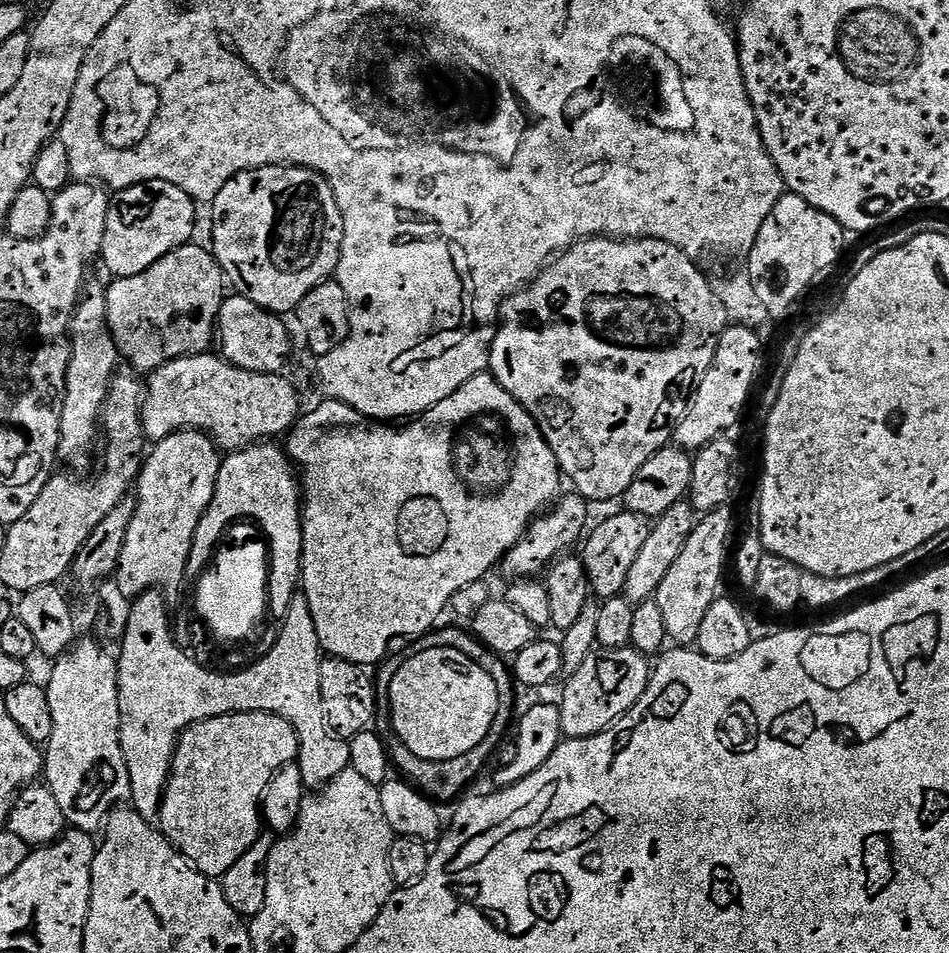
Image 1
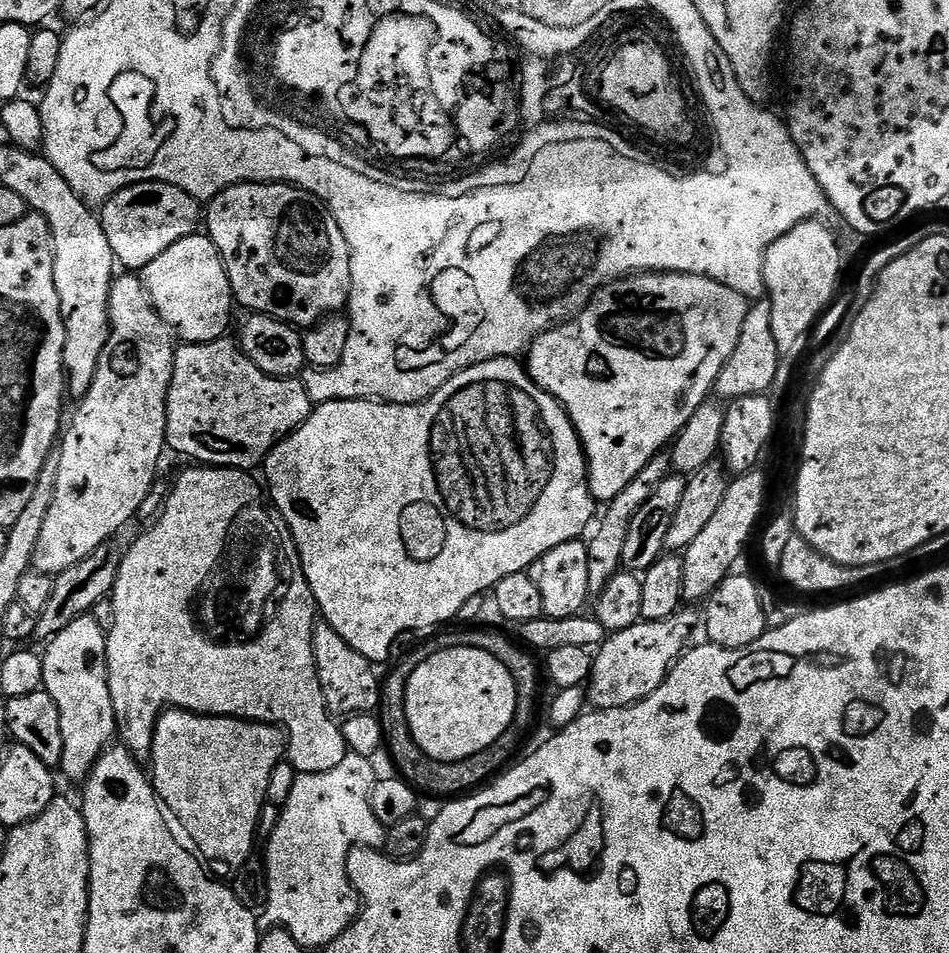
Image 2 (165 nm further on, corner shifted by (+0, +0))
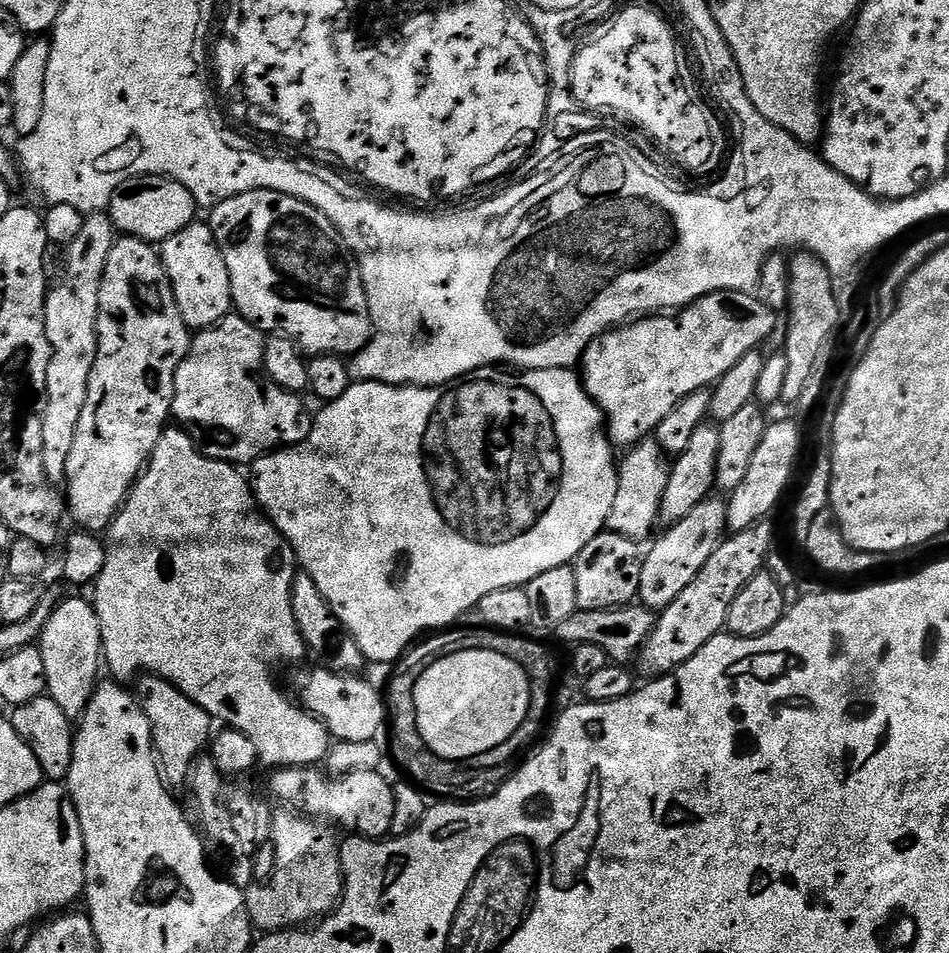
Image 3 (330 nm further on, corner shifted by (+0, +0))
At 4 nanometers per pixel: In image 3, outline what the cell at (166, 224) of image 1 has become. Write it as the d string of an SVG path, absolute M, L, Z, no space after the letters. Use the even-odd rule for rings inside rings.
M139 176L118 186L106 211L117 233L149 242L163 242L197 219L198 205L186 186L167 176Z

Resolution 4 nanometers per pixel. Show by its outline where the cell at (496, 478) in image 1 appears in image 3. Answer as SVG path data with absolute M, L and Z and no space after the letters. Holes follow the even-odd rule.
M489 366L467 372L466 375L458 377L457 380L452 380L449 384L435 386L401 386L399 384L379 384L376 380L362 380L352 382L340 398L327 401L322 408L324 409L320 413L315 413L312 429L308 431L308 437L301 444L281 447L279 450L270 451L252 461L250 465L252 495L255 496L260 511L272 521L275 528L288 540L288 545L296 555L299 571L310 574L310 578L314 578L318 590L322 590L322 598L326 598L326 602L330 606L330 610L334 610L338 622L342 622L342 626L346 626L350 638L354 638L354 642L358 642L358 650L362 650L365 661L372 663L373 660L374 663L385 664L385 666L395 664L405 652L409 651L413 641L431 633L433 630L444 630L455 625L459 621L456 619L459 616L466 615L471 608L473 611L479 605L480 600L486 598L486 594L494 594L494 590L502 590L503 588L526 586L531 580L538 578L538 574L546 574L546 570L554 570L563 564L571 565L575 561L576 555L582 550L582 546L586 546L586 542L590 542L599 532L607 529L610 510L614 510L614 497L618 495L618 478L616 477L618 456L612 453L614 445L609 440L607 431L605 431L606 421L603 410L589 398L581 377L571 368L505 370L500 366Z

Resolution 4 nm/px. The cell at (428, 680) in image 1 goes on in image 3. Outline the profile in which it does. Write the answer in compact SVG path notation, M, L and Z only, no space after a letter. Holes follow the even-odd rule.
M462 650L461 652L445 652L443 656L438 657L435 662L422 674L422 678L418 678L418 686L414 686L414 706L418 710L418 730L422 734L422 738L426 742L426 746L430 746L430 750L434 754L438 754L447 760L455 760L457 762L467 762L476 754L483 754L492 751L496 747L506 742L511 735L514 734L523 720L527 716L528 707L531 704L532 683L528 680L526 670L522 670L522 666L518 666L518 662L514 662L510 658L506 658L506 654L498 654L494 650Z

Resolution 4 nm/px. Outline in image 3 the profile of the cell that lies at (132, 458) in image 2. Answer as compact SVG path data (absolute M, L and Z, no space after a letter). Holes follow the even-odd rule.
M121 235L110 250L110 258L106 258L106 270L102 274L102 290L98 294L98 354L94 362L94 370L90 370L90 386L86 394L86 406L82 406L82 418L78 418L78 434L74 434L74 450L70 450L70 458L66 462L66 512L76 523L75 527L87 530L93 534L100 534L107 529L120 513L124 505L124 499L130 494L130 490L136 484L137 478L144 467L148 465L148 459L152 457L154 446L158 446L158 438L163 434L165 428L169 427L172 416L172 399L174 398L174 374L176 367L184 361L188 348L192 345L192 336L187 322L182 318L178 310L178 302L174 298L172 283L168 272L164 268L164 261L160 259L159 251L149 241L139 240L133 236Z

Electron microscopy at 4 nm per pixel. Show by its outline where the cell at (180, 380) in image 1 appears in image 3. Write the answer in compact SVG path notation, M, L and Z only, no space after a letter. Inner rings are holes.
M229 314L213 328L197 331L186 358L176 367L172 416L175 423L187 432L204 455L224 460L237 466L251 465L252 461L281 446L301 444L312 429L313 417L308 416L301 397L278 387L268 379L264 370L264 341L260 329L239 314Z

